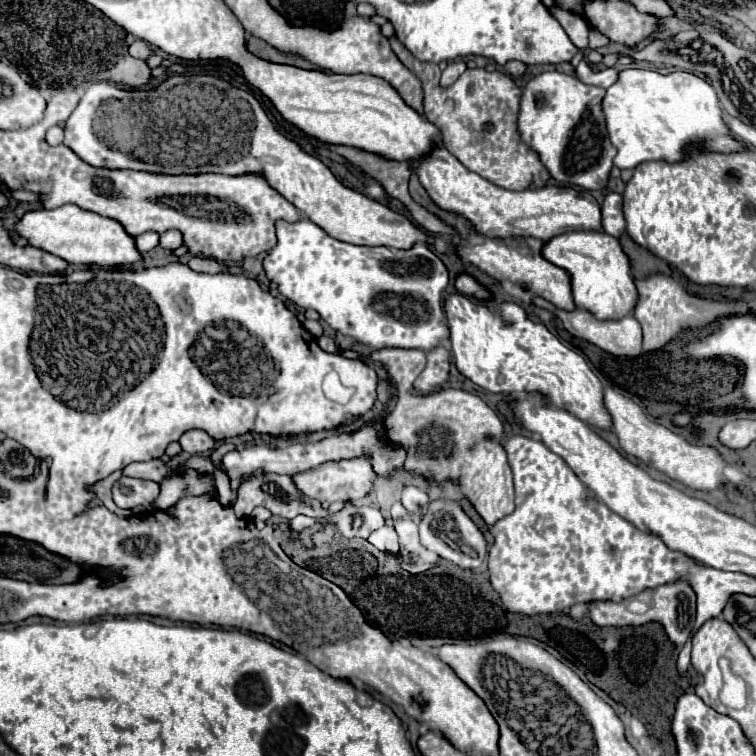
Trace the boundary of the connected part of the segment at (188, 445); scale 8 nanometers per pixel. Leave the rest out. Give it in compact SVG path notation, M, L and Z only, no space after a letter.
M190 430L190 432L182 434L180 446L188 454L204 454L214 448L214 440L204 430Z

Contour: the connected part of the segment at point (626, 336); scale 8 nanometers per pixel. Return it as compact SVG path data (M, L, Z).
M538 296L532 298L532 304L540 306L540 308L546 308L546 310L552 310L562 320L562 326L572 336L576 336L580 340L586 340L586 342L602 348L604 352L608 352L616 358L636 358L636 356L642 354L642 326L634 316L626 316L622 320L596 320L590 312L586 312L582 308L576 308L576 310L570 310L570 312L560 310L560 308L550 306L550 302L546 302L544 298L538 298Z

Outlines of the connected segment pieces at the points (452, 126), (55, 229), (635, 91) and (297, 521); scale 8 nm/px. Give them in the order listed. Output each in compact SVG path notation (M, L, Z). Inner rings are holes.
M394 36L390 46L398 60L422 80L424 116L440 130L444 146L472 172L506 190L528 190L546 170L538 154L522 142L518 132L518 112L522 88L504 72L468 68L450 88L438 84L438 66L418 62Z
M64 204L56 210L28 212L16 224L16 230L20 232L20 236L28 238L32 246L42 248L70 264L116 268L116 266L126 266L126 264L132 266L142 260L142 254L136 248L136 240L124 230L120 222L100 216L96 212L90 212L90 210L82 210L76 204Z
M624 70L614 86L606 90L602 100L606 126L612 144L616 146L616 164L622 168L636 168L646 160L666 160L666 162L680 162L684 158L684 148L688 144L698 144L708 152L738 152L744 148L744 142L736 142L722 120L722 110L718 106L718 98L710 82L706 78L694 76L690 72L672 72L672 74L658 74L650 70Z
M298 515L290 521L290 528L297 532L300 532L306 528L312 527L317 524L319 520L310 518L305 515Z

